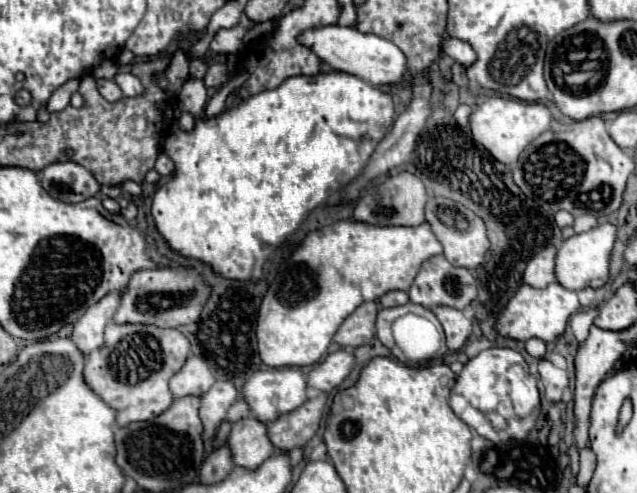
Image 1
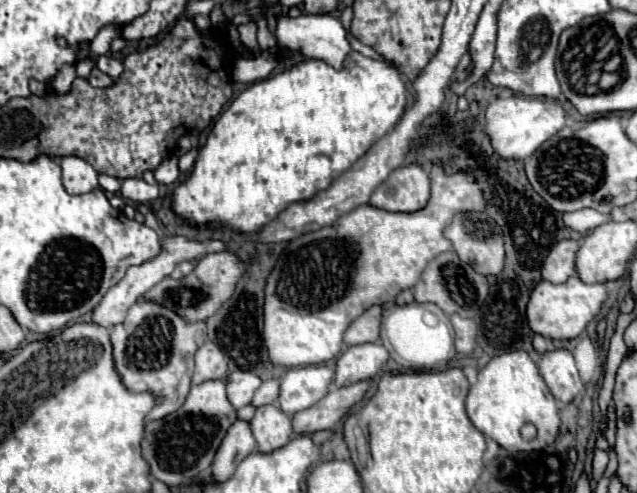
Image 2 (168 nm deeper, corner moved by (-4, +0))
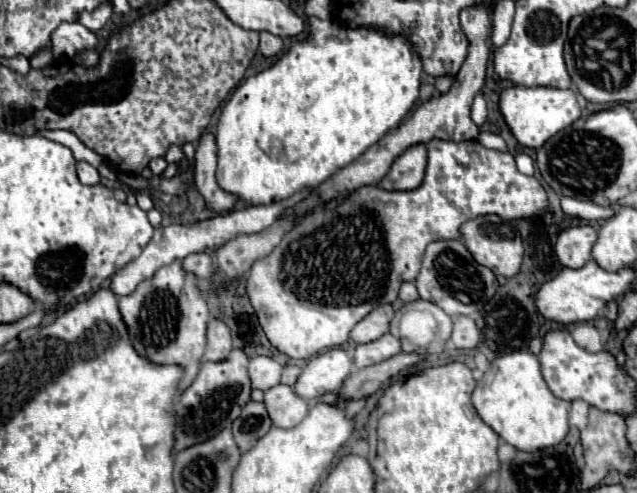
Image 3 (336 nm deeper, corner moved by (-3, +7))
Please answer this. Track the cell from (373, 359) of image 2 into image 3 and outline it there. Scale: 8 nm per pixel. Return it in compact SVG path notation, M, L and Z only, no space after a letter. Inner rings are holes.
M385 333L377 341L355 345L353 365L357 369L361 369L361 367L367 367L367 365L381 363L385 359L391 359L397 353L399 353L399 339L395 339L391 333Z

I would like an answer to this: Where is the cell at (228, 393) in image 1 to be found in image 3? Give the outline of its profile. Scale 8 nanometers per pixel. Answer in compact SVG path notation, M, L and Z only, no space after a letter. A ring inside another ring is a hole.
M253 357L249 361L247 371L249 371L249 379L251 379L251 389L265 391L279 383L283 367L277 361L273 361L271 357Z

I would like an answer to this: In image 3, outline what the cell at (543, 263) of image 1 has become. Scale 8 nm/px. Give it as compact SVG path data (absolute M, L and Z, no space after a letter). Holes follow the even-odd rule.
M577 225L559 233L554 250L559 263L569 269L579 269L591 259L591 245L597 239L597 231L591 225Z

